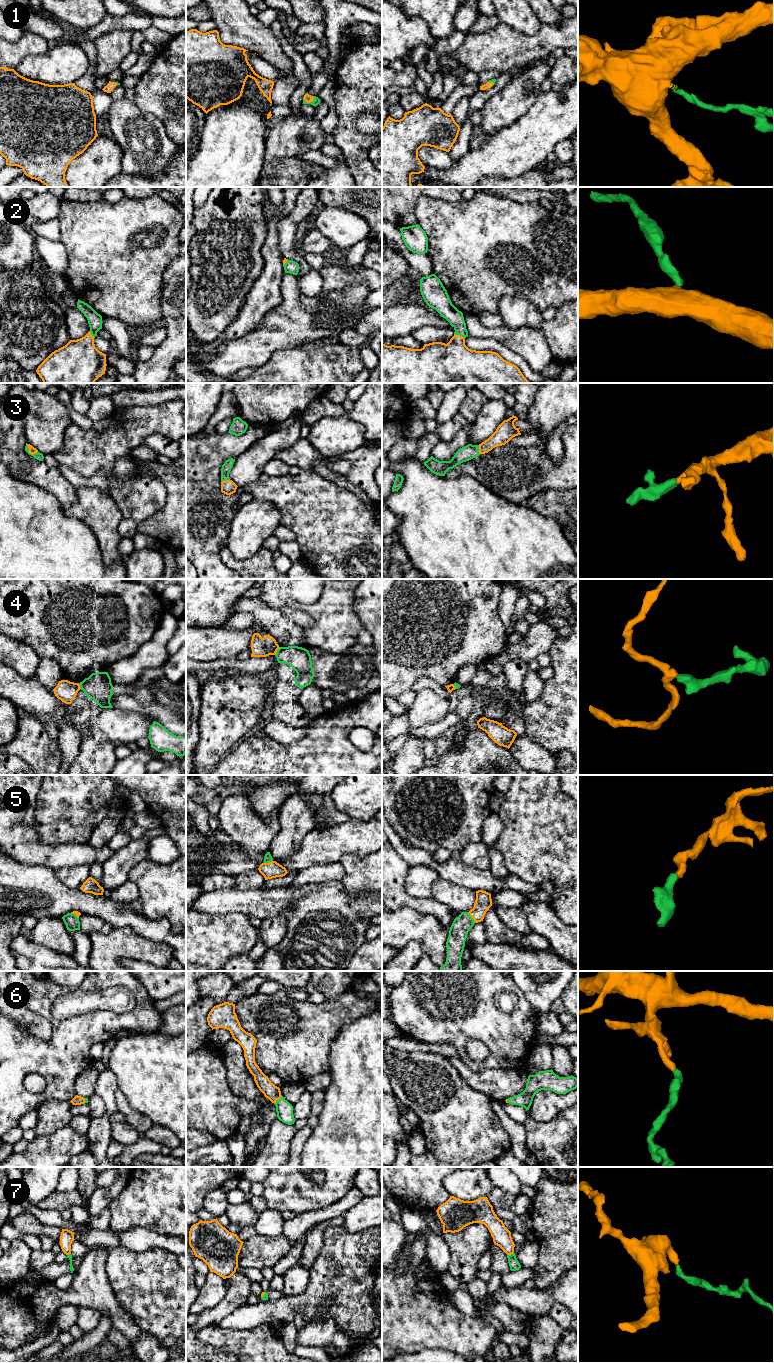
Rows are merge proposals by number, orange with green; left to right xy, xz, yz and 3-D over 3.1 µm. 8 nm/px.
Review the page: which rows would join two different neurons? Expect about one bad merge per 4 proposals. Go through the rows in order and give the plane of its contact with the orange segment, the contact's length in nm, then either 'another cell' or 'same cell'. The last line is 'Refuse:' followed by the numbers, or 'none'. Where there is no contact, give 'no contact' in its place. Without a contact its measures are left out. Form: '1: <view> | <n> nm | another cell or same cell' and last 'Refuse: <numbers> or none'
1: xz | 100 nm | same cell
2: yz | 100 nm | same cell
3: xy | 120 nm | same cell
4: xz | 80 nm | another cell
5: yz | 120 nm | same cell
6: xz | 90 nm | same cell
7: yz | 60 nm | same cell
Refuse: 4

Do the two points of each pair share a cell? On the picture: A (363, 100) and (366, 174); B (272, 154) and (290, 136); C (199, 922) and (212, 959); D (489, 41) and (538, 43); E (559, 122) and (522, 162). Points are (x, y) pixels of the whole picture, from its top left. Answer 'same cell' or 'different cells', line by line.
A: same cell
B: same cell
C: same cell
D: same cell
E: same cell

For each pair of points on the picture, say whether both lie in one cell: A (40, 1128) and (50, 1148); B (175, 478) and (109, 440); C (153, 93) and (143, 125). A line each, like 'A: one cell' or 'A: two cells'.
A: two cells
B: two cells
C: two cells

